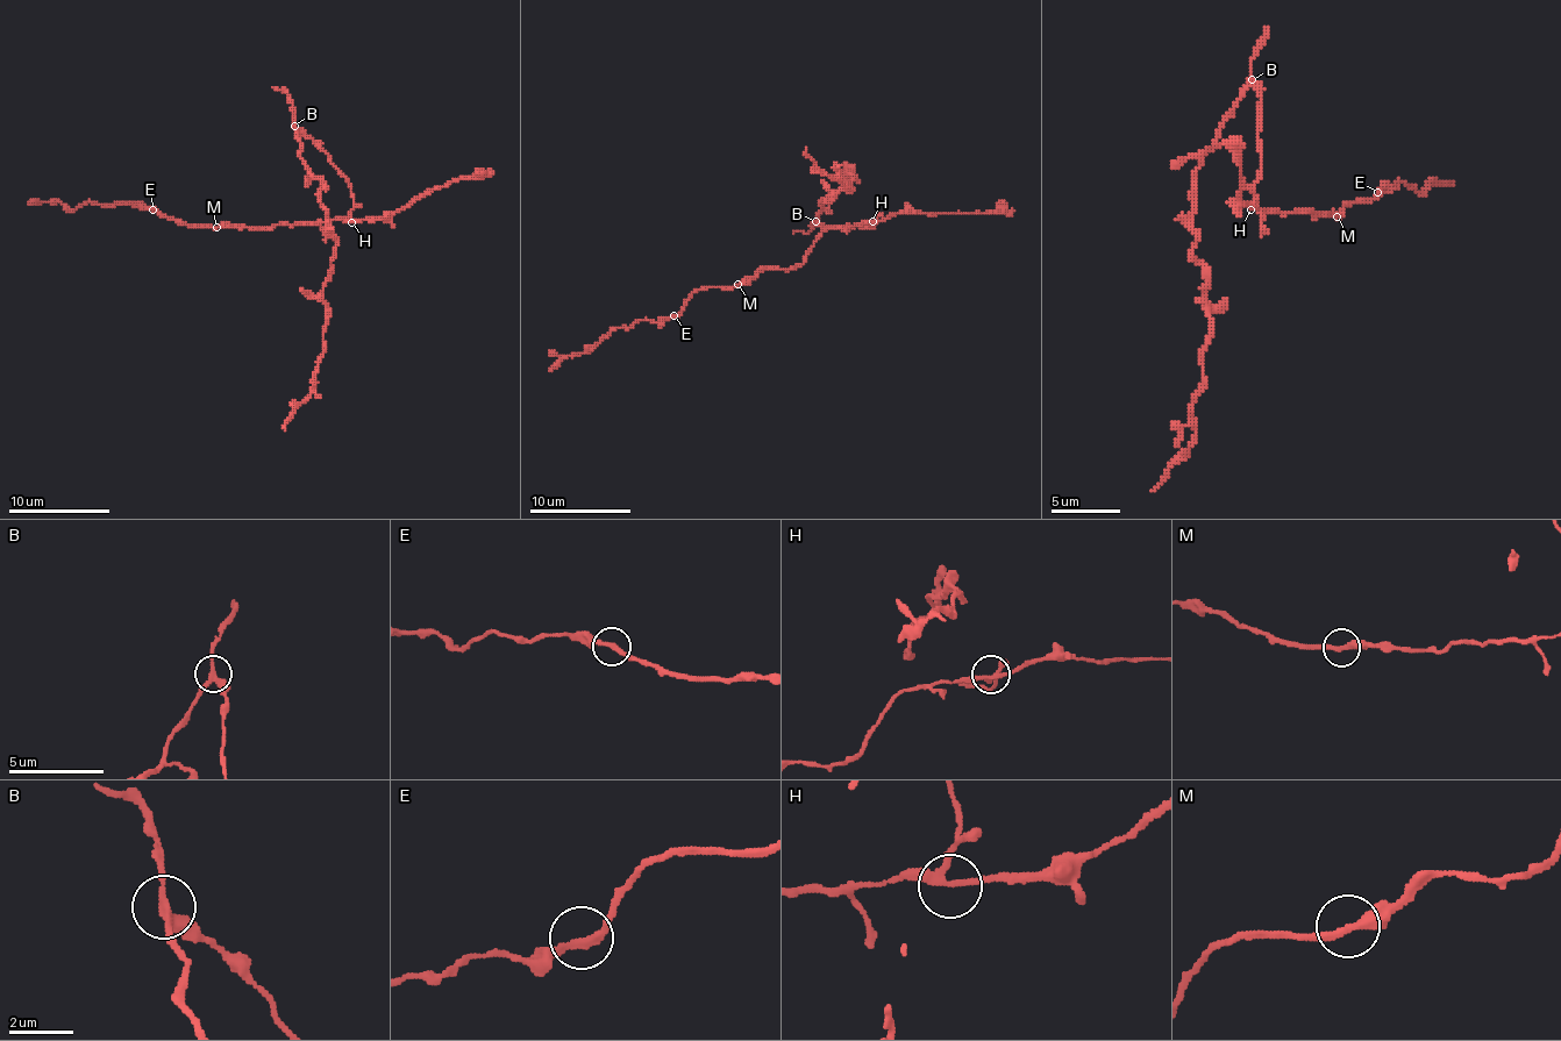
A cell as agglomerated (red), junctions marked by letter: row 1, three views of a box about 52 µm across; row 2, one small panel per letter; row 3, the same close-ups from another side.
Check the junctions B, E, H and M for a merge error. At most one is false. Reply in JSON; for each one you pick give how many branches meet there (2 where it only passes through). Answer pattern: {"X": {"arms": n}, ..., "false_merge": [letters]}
{"B": {"arms": 3}, "false_merge": ["B"]}

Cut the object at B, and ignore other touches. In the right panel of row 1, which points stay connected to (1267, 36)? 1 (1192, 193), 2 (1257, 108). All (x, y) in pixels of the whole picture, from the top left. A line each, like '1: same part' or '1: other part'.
1: same part
2: other part

